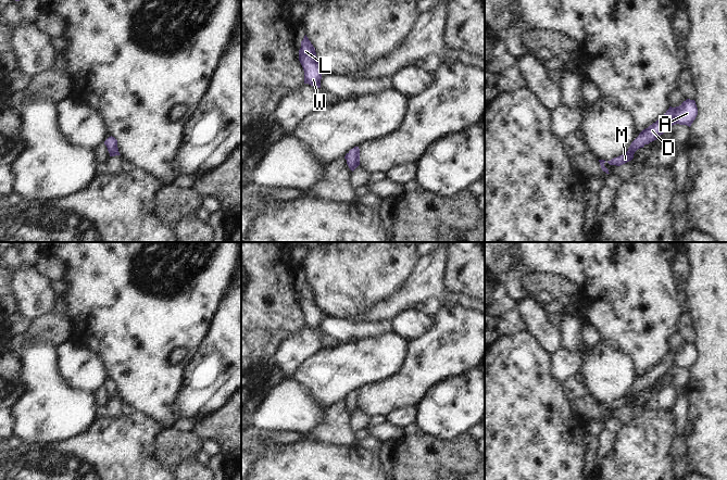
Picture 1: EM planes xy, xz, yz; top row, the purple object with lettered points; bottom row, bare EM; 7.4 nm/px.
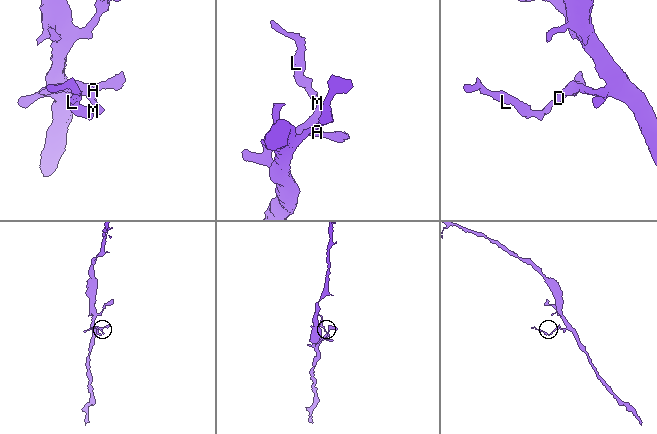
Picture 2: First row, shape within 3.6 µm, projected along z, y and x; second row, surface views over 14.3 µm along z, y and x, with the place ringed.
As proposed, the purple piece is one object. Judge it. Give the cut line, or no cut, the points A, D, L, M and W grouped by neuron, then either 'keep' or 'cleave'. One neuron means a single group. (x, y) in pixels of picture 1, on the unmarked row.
no cut | A D L M W | keep

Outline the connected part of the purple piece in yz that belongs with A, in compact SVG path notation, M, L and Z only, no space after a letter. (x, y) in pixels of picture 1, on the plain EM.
M687 342L679 350L669 350L663 359L639 377L639 379L631 386L626 396L607 404L607 406L610 408L621 409L631 404L638 392L643 391L645 388L656 383L673 368L679 367L690 370L697 358L698 351L694 343Z

